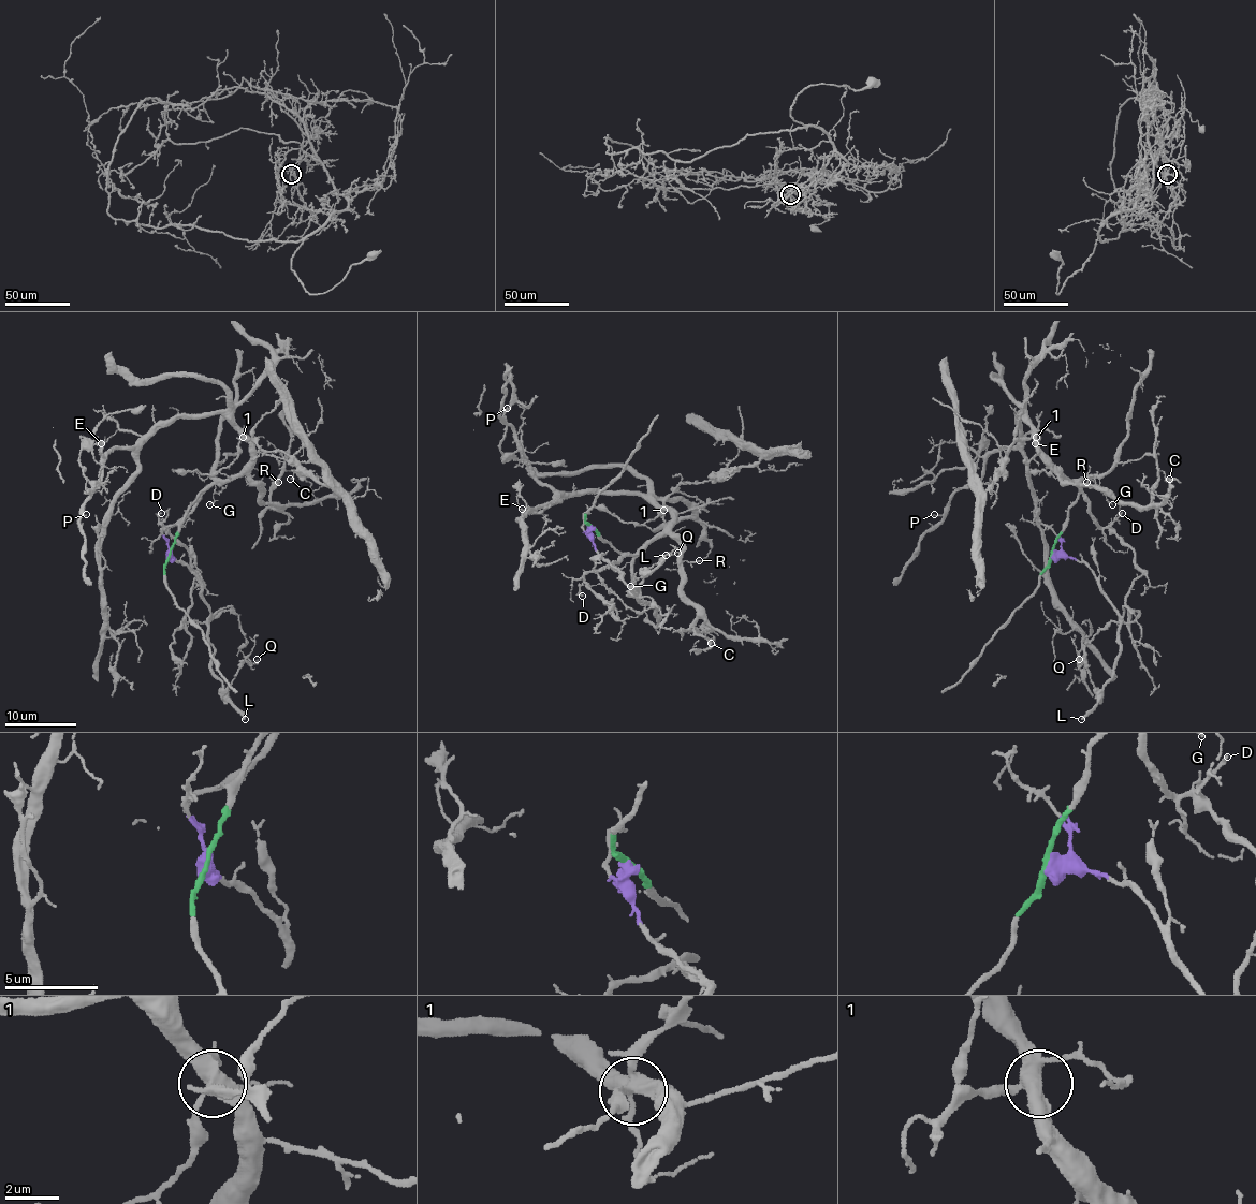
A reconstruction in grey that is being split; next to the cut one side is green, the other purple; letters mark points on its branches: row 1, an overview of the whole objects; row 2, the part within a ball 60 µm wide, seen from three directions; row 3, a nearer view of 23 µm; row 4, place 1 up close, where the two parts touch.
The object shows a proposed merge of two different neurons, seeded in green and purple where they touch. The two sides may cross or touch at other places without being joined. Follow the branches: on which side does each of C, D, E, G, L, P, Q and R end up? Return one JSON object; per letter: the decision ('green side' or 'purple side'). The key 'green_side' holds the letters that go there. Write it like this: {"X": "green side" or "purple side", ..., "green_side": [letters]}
{"C": "green side", "D": "green side", "E": "green side", "G": "green side", "L": "purple side", "P": "green side", "Q": "purple side", "R": "green side", "green_side": ["C", "D", "E", "G", "P", "R"]}

